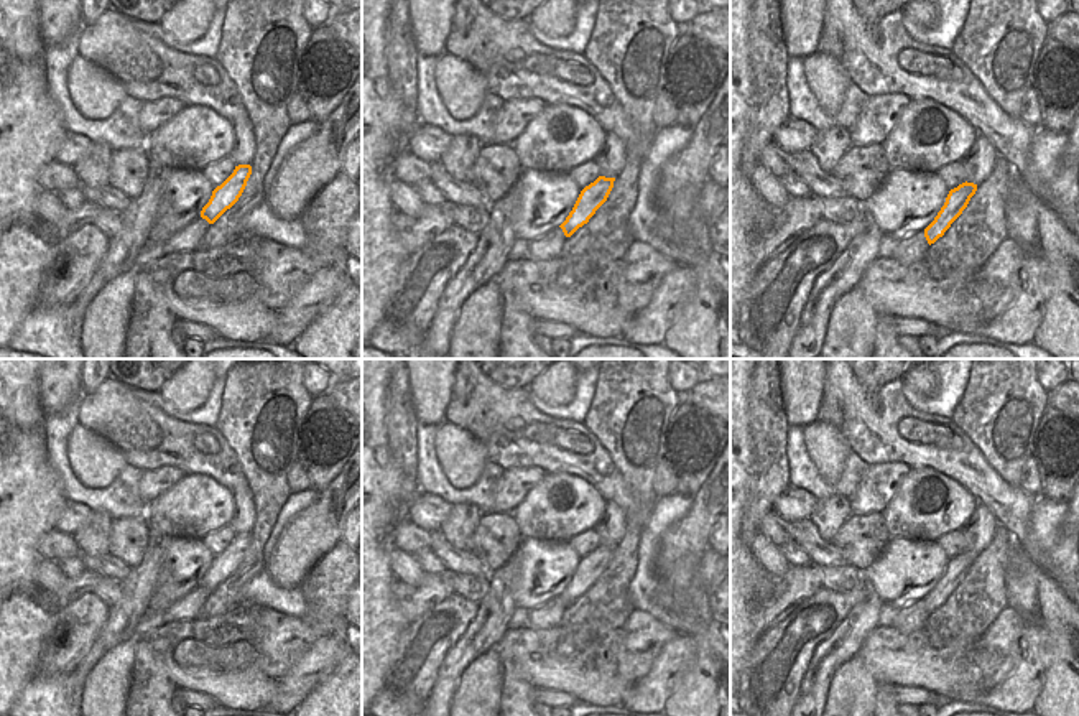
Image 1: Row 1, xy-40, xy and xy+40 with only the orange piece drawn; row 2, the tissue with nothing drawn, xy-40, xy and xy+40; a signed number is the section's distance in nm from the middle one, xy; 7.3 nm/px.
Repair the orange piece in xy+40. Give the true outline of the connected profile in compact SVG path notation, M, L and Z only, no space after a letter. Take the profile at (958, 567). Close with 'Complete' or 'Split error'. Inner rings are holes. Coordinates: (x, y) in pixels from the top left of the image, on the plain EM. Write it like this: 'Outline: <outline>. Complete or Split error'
Outline: M967 550L949 560L944 574L941 576L934 589L924 597L924 606L929 614L944 604L951 593L967 576L975 560L977 553Z. Complete

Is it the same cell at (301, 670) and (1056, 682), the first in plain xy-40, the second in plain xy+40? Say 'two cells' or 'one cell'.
two cells

